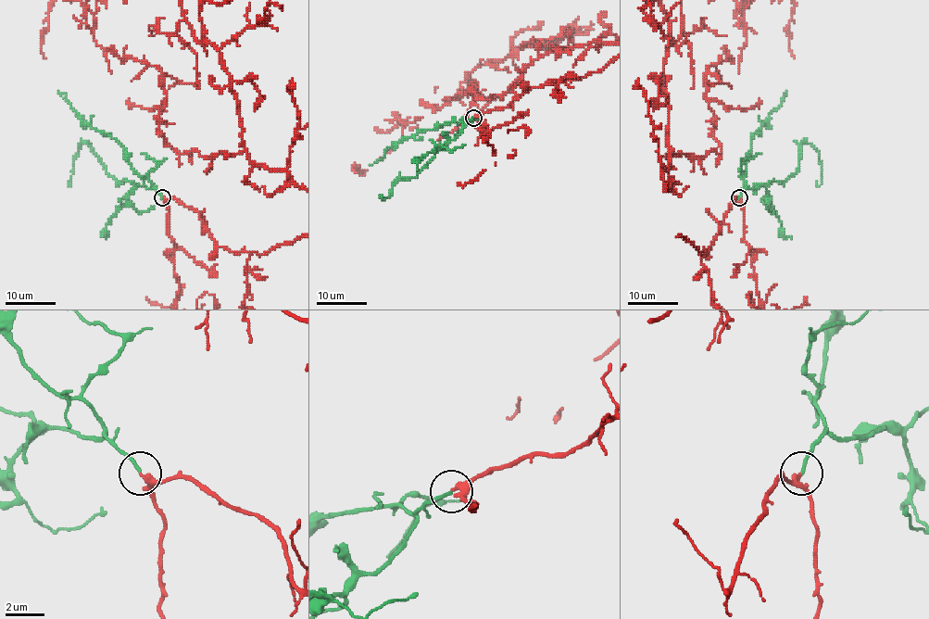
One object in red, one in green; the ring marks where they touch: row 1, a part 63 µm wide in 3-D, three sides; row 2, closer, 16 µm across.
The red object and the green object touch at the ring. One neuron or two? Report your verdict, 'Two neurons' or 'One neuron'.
One neuron

